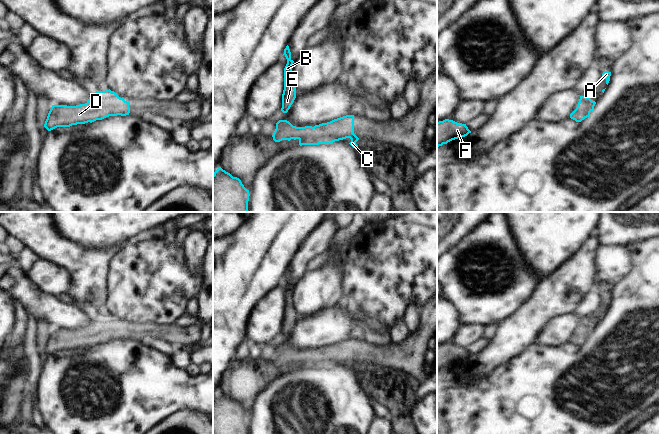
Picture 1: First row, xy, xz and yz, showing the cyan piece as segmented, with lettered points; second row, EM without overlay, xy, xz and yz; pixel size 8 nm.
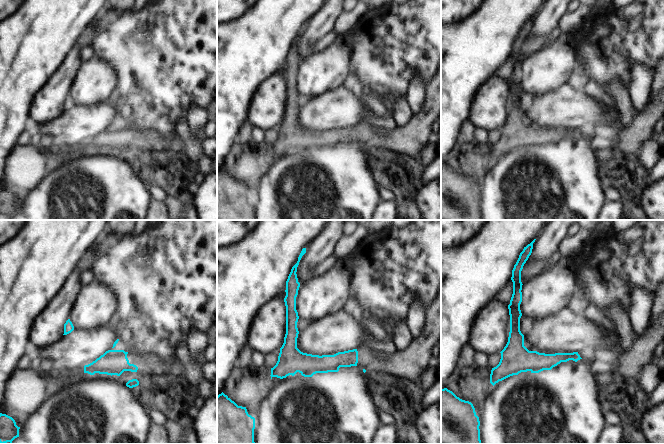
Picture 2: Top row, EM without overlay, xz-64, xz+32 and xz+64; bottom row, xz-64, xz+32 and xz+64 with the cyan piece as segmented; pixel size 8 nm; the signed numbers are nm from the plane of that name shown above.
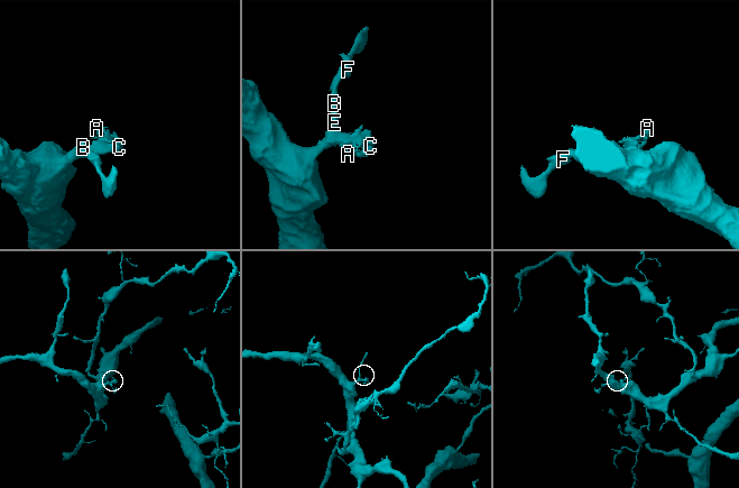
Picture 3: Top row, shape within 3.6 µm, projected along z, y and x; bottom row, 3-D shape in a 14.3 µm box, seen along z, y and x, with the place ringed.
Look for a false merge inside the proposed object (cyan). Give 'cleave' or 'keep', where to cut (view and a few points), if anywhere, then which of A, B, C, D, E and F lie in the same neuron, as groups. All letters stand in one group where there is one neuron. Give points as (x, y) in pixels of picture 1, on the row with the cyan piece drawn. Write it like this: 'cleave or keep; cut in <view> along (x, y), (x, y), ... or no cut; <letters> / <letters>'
keep; no cut; A B C D E F

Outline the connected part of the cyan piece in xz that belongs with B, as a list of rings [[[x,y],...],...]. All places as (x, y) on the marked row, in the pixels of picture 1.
[[[288,45],[284,49],[283,55],[287,59],[287,64],[284,68],[284,90],[281,111],[287,113],[296,98],[296,87],[292,81],[292,65],[294,61],[291,59],[291,52]]]

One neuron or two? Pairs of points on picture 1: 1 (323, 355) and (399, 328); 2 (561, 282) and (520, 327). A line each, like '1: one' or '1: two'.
1: two
2: one

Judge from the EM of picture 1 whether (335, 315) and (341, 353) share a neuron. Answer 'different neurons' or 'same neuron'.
different neurons

